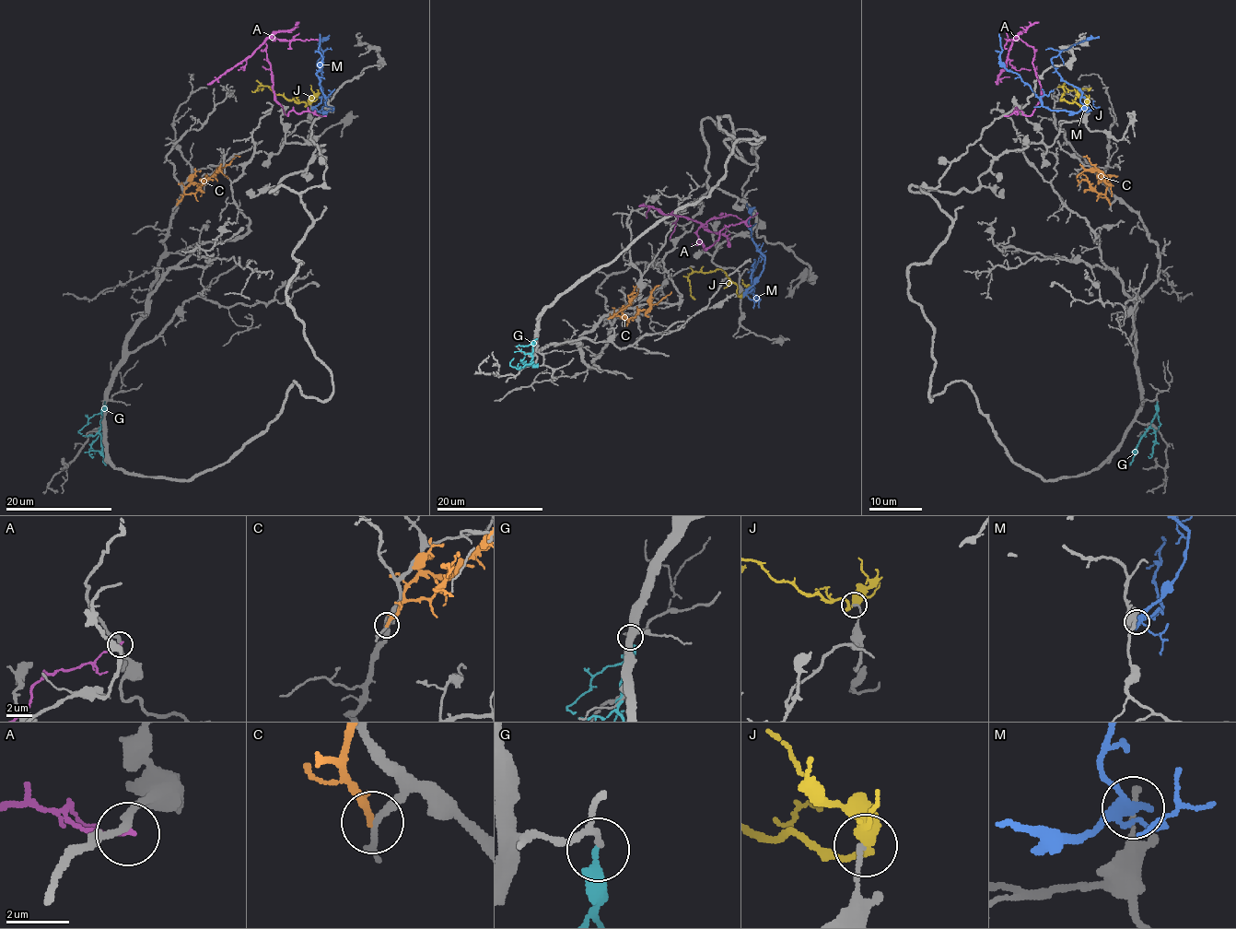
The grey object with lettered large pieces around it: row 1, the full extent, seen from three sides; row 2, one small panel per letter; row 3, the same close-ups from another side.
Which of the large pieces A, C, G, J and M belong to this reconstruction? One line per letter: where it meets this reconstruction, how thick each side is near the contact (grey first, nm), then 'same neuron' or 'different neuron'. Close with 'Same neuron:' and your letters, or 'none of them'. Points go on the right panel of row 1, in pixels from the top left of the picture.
A: (1005, 116) | 240/110 nm | different neuron
C: (1110, 205) | 200/240 nm | different neuron
G: (1157, 402) | 220/360 nm | different neuron
J: (1087, 104) | 160/420 nm | different neuron
M: (1086, 107) | 180/300 nm | different neuron
Same neuron: none of them

